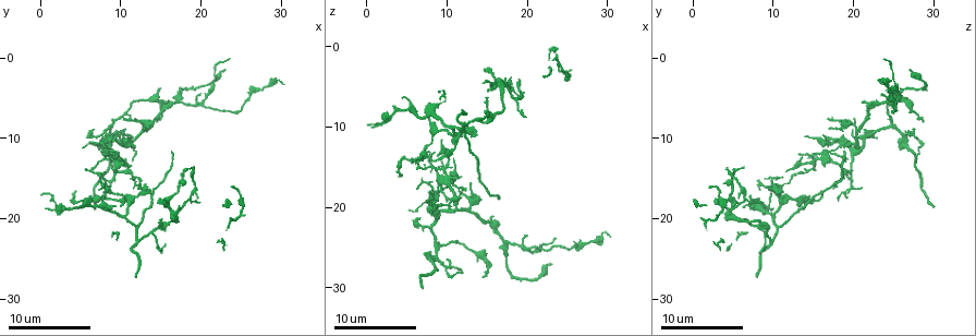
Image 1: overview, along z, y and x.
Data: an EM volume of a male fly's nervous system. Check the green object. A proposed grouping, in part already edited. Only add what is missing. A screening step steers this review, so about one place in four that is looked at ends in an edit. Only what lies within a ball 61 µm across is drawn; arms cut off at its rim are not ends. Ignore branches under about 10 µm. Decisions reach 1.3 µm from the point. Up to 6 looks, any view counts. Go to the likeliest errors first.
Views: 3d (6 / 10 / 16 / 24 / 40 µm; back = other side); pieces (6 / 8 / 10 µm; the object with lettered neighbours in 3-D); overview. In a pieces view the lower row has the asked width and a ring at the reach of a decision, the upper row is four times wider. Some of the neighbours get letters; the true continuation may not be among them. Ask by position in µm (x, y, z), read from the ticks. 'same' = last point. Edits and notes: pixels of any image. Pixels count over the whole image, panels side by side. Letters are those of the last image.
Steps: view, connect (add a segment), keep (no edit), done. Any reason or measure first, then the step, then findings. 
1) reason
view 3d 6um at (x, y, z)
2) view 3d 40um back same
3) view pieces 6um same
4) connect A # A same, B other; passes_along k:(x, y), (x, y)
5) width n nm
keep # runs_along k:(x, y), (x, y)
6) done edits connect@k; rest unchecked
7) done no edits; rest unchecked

long arm stops here
view pieces 6um at (7.0, 18.5, 30.0)

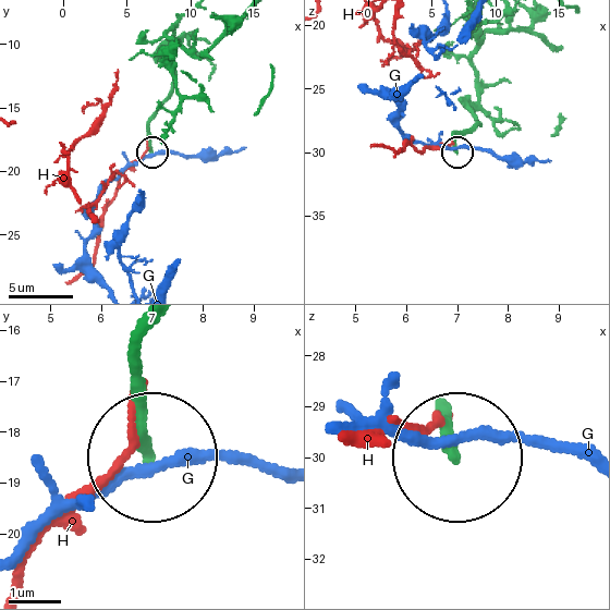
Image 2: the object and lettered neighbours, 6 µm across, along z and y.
width 200 nm
keep # G other, H other; runs_along 2:(141, 369), (149, 455); no lettered segment goes on from it

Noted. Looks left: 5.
branch stops here
view pieces 8um at (16.5, 12.0, 19.0)

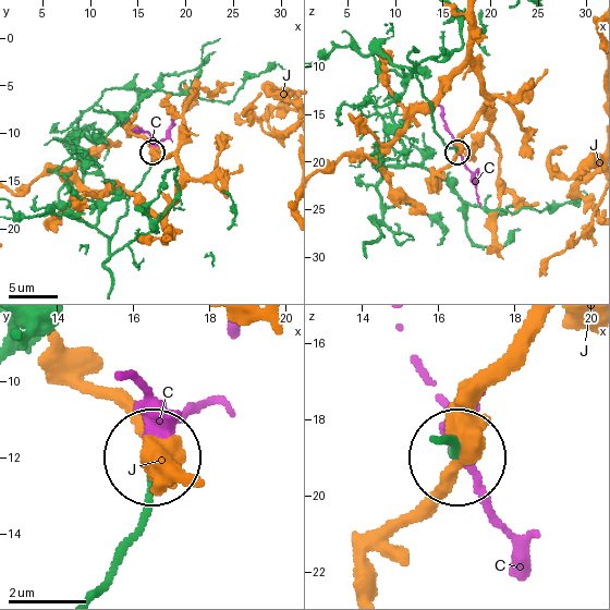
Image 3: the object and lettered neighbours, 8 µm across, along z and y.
width 180 nm
connect C # C same, J other; the cell continues

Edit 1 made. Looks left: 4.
branch stops here
view 3d 6um at (6.5, 9.0, 22.0)

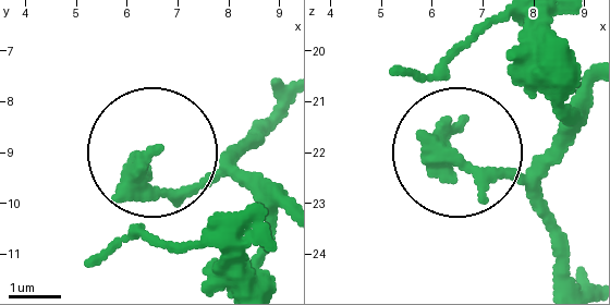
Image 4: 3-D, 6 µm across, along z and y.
view pieces 10um at (6.55, 8.95, 21.45)

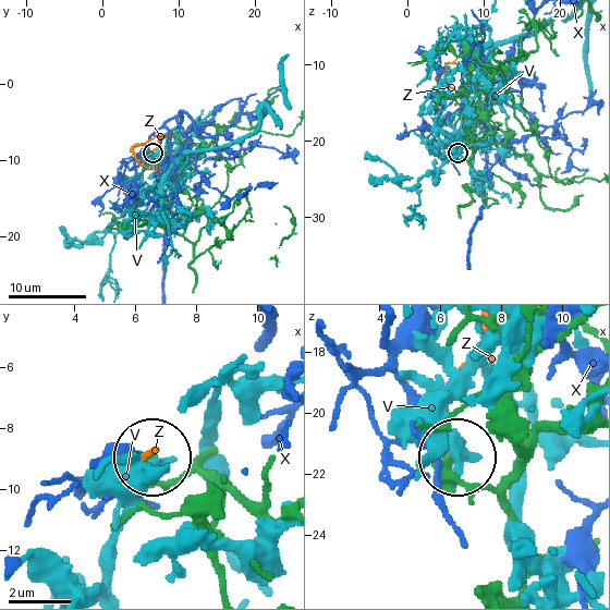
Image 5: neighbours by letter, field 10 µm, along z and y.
keep # V other, X other, Z other; runs_along 5:(524, 353), (511, 431), (524, 458), (472, 486), (453, 458); no lettered segment goes on from it

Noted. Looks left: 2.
done edits connect@3; rest unchecked

